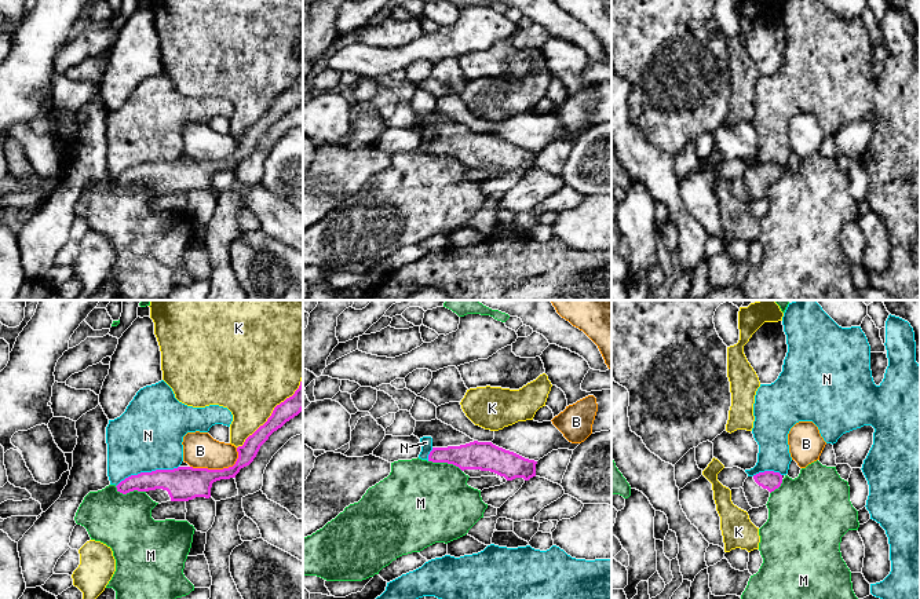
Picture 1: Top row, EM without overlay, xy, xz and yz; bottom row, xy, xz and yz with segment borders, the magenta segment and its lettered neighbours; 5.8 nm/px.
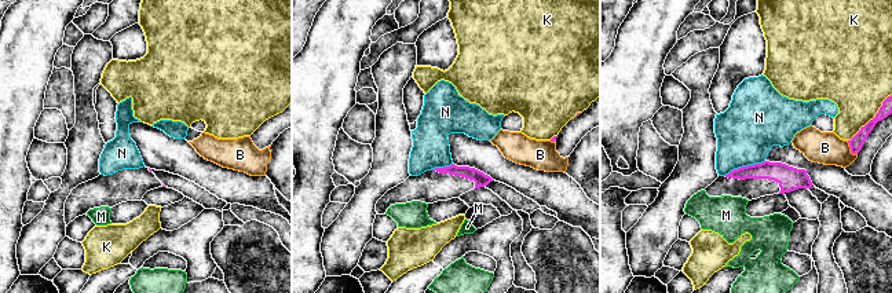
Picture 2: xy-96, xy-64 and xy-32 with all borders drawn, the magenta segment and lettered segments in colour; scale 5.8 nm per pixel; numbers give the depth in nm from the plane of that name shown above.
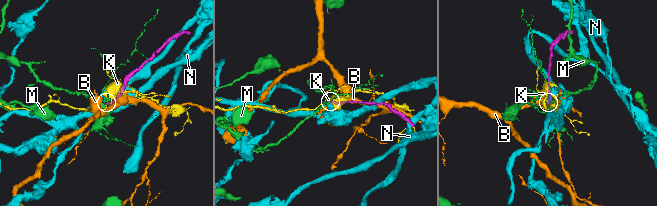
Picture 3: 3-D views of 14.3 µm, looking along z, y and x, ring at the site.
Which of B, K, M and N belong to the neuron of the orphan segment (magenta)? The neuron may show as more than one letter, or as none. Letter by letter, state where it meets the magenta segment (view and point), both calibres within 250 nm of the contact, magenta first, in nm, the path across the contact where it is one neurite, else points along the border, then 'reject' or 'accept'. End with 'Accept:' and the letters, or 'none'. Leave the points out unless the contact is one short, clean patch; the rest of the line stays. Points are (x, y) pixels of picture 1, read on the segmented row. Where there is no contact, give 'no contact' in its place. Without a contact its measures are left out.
B: contact xy (219, 470); calibres 200 and 200 nm; border xy (237, 448), (237, 460), (232, 466), (222, 468), (190, 467); reject
K: contact xy (273, 412); calibres 120 and 460 nm; reject
M: contact xz (445, 461); calibres 170 and 460 nm; border xz (429, 460), (455, 464), (462, 471); reject
N: contact xy (146, 473); calibres 200 and 400 nm; border xy (178, 466), (131, 474), (116, 486); reject
Accept: none

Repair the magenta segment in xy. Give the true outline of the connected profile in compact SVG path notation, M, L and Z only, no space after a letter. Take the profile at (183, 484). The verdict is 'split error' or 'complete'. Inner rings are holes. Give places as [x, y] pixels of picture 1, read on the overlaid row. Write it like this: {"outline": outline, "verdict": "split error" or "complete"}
{"outline": "M303 377L295 394L277 405L267 419L242 446L237 448L238 459L233 467L223 470L178 467L174 470L156 470L140 472L121 481L117 492L127 494L138 490L145 492L153 501L189 501L196 497L211 497L212 483L220 479L236 478L241 468L249 465L256 457L260 446L269 437L286 421L303 410Z", "verdict": "split error"}

